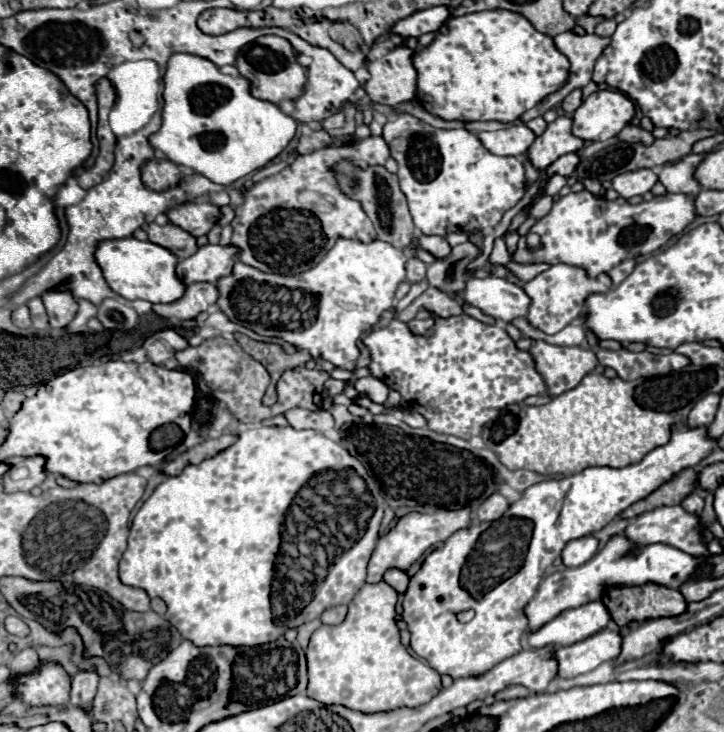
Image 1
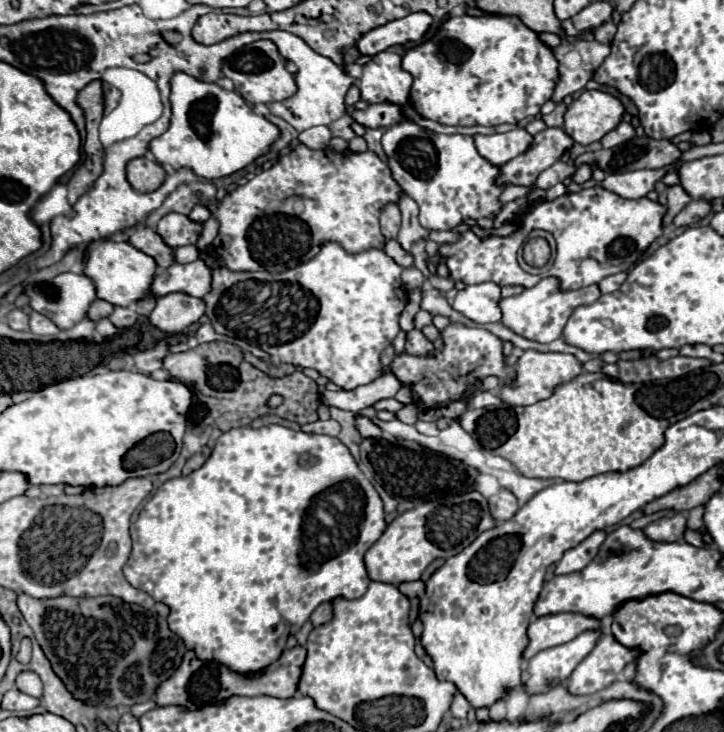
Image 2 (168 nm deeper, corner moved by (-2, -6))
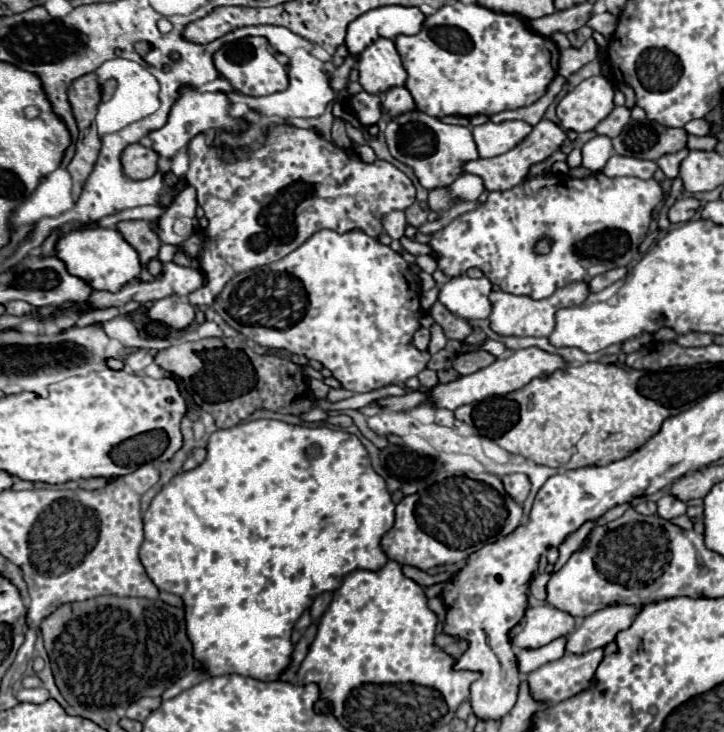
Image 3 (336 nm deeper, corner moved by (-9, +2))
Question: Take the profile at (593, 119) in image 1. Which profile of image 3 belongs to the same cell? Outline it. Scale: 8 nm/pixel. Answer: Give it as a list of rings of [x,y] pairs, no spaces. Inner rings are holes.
[[[603,76],[583,80],[557,104],[557,116],[563,130],[595,130],[595,126],[615,108],[613,94],[615,88]]]

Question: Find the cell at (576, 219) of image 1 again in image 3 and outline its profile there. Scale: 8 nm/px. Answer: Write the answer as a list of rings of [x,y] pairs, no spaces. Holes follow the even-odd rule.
[[[595,172],[591,174],[589,178],[571,178],[571,176],[555,176],[555,174],[549,174],[549,176],[539,176],[539,178],[533,178],[533,180],[523,180],[521,184],[513,186],[511,190],[505,190],[505,192],[489,192],[489,200],[485,204],[481,204],[477,210],[473,212],[467,212],[459,218],[455,218],[449,226],[445,226],[443,230],[435,232],[433,238],[431,238],[431,248],[435,252],[439,252],[439,270],[443,270],[447,276],[463,276],[469,268],[479,268],[493,284],[501,286],[501,290],[505,292],[511,292],[511,294],[529,294],[531,298],[535,300],[541,300],[541,298],[547,298],[551,296],[557,288],[563,288],[565,284],[571,284],[571,282],[589,282],[593,276],[597,274],[603,274],[607,270],[613,270],[617,266],[631,266],[637,258],[639,258],[639,246],[649,230],[649,224],[651,224],[651,214],[653,214],[653,208],[663,200],[663,192],[661,192],[661,186],[657,180],[639,180],[639,178],[607,178],[603,172]],[[541,236],[551,236],[553,238],[553,248],[547,256],[541,256],[537,258],[533,254],[533,244],[541,238]]]

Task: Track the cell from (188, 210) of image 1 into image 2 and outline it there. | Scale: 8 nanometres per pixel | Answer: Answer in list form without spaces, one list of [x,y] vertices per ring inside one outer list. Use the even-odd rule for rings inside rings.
[[[170,212],[166,214],[158,226],[156,232],[160,234],[160,238],[164,240],[164,244],[168,244],[170,248],[178,248],[178,246],[186,246],[186,244],[194,244],[202,232],[202,224],[192,222],[188,216],[184,214],[176,214]]]

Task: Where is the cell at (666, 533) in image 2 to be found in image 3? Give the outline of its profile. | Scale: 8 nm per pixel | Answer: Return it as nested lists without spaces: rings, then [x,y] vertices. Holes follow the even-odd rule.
[[[663,496],[657,502],[657,514],[661,518],[665,518],[665,520],[673,520],[673,518],[685,514],[685,510],[687,510],[687,504],[677,500],[677,498],[673,498],[673,496]]]

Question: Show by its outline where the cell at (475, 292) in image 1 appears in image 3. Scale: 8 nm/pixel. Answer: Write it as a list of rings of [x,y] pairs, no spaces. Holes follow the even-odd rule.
[[[459,276],[451,278],[447,284],[441,286],[439,302],[447,306],[449,312],[453,312],[459,318],[477,320],[477,318],[489,318],[489,312],[493,306],[489,304],[489,292],[493,290],[493,284],[489,278],[469,278]]]

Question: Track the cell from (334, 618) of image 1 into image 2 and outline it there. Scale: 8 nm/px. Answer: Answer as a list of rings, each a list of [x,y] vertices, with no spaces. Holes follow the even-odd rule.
[[[330,602],[320,604],[320,606],[318,606],[318,608],[312,612],[312,616],[310,616],[310,622],[312,622],[314,626],[324,624],[326,620],[330,620]]]

